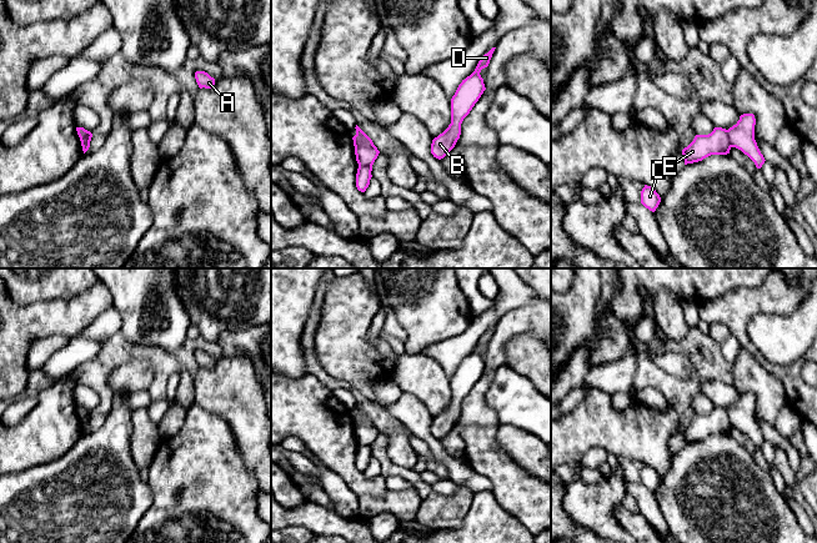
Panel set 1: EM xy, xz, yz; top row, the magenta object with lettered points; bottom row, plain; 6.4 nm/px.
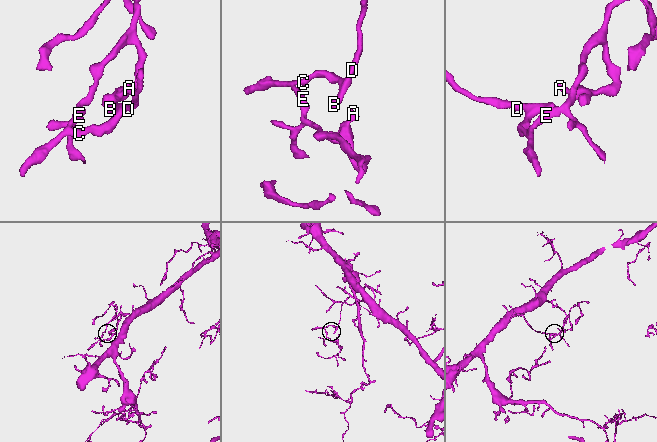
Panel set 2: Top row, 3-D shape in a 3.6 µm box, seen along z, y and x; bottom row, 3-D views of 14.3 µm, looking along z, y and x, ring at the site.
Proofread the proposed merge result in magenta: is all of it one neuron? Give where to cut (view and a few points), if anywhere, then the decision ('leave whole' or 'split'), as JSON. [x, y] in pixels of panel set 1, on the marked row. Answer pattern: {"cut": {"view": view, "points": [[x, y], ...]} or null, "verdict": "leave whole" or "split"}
{"cut": {"view": "yz", "points": [[726, 130], [728, 142], [732, 146]]}, "verdict": "split"}

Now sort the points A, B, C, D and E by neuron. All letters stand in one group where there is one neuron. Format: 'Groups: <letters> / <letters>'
Groups: A / B C D E

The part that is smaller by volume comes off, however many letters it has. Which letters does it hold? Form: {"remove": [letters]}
{"remove": ["A"]}

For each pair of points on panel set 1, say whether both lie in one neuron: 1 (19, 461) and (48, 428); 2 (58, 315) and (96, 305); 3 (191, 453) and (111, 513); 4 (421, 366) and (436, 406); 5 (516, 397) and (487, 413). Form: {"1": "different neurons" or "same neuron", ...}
{"1": "same neuron", "2": "same neuron", "3": "different neurons", "4": "same neuron", "5": "different neurons"}

